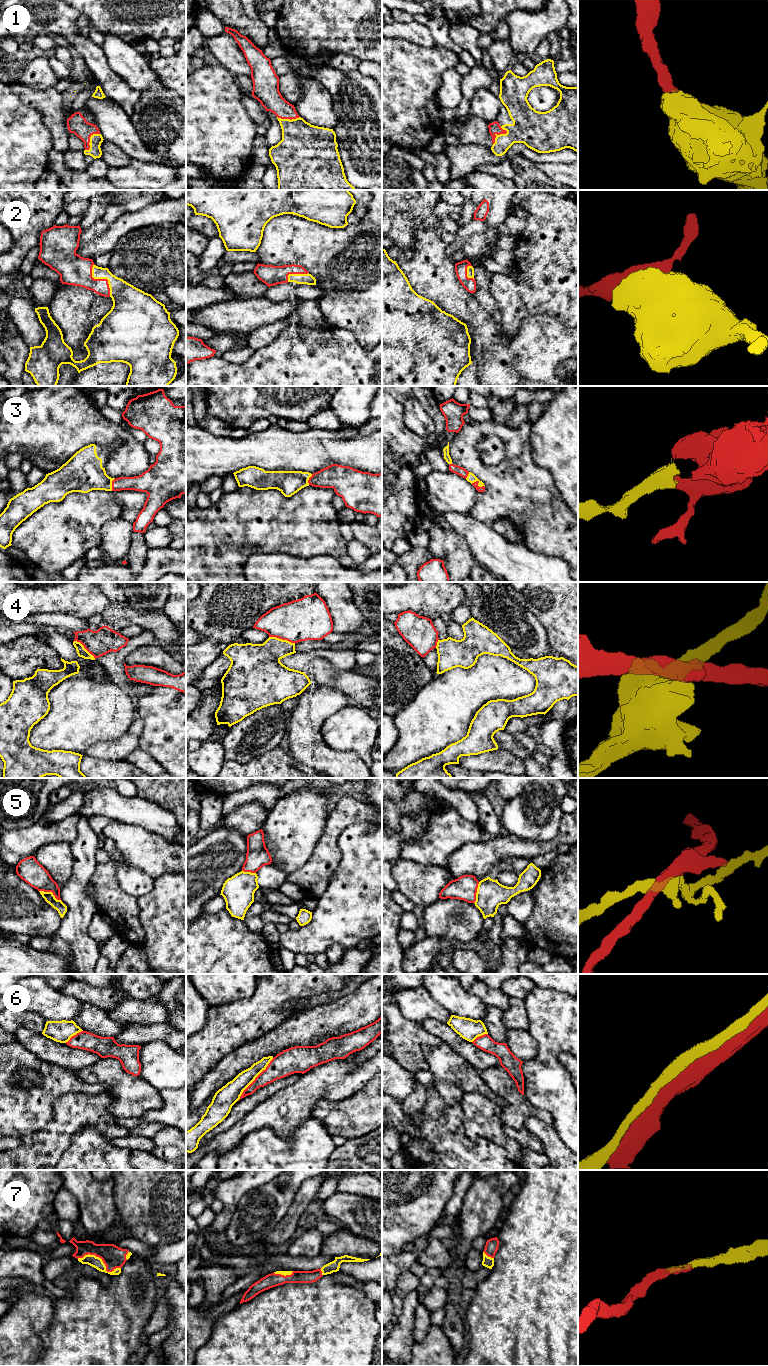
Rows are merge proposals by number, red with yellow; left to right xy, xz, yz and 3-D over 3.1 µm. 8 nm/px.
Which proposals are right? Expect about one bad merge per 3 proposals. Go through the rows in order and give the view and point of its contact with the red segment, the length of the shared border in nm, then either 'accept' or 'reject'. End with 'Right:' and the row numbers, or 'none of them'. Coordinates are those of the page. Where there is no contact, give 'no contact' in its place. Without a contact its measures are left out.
1: meets red in yz at (500, 133); contact 170 nm long; accept
2: meets red in xy at (101, 279); contact 300 nm long; accept
3: meets red in yz at (478, 482); contact 110 nm long; accept
4: meets red in xz at (282, 639); contact 220 nm long; reject
5: meets red in xy at (51, 891); contact 200 nm long; reject
6: meets red in xz at (255, 1079); contact 460 nm long; reject
7: meets red in xy at (102, 1260); contact 360 nm long; accept
Right: 1, 2, 3, 7

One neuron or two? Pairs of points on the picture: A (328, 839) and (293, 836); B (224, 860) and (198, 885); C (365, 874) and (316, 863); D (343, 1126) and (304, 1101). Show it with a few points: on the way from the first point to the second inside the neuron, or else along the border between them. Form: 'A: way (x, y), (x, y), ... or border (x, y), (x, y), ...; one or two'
A: border (327, 816), (322, 834), (313, 852), (307, 859); two
B: way (218, 865), (204, 879); one
C: border (338, 844), (341, 861), (332, 874), (327, 889); two
D: border (337, 1101), (320, 1100), (309, 1115); two

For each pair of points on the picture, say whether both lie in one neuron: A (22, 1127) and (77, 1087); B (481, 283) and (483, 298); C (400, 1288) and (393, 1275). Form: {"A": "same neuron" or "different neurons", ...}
{"A": "same neuron", "B": "same neuron", "C": "different neurons"}

